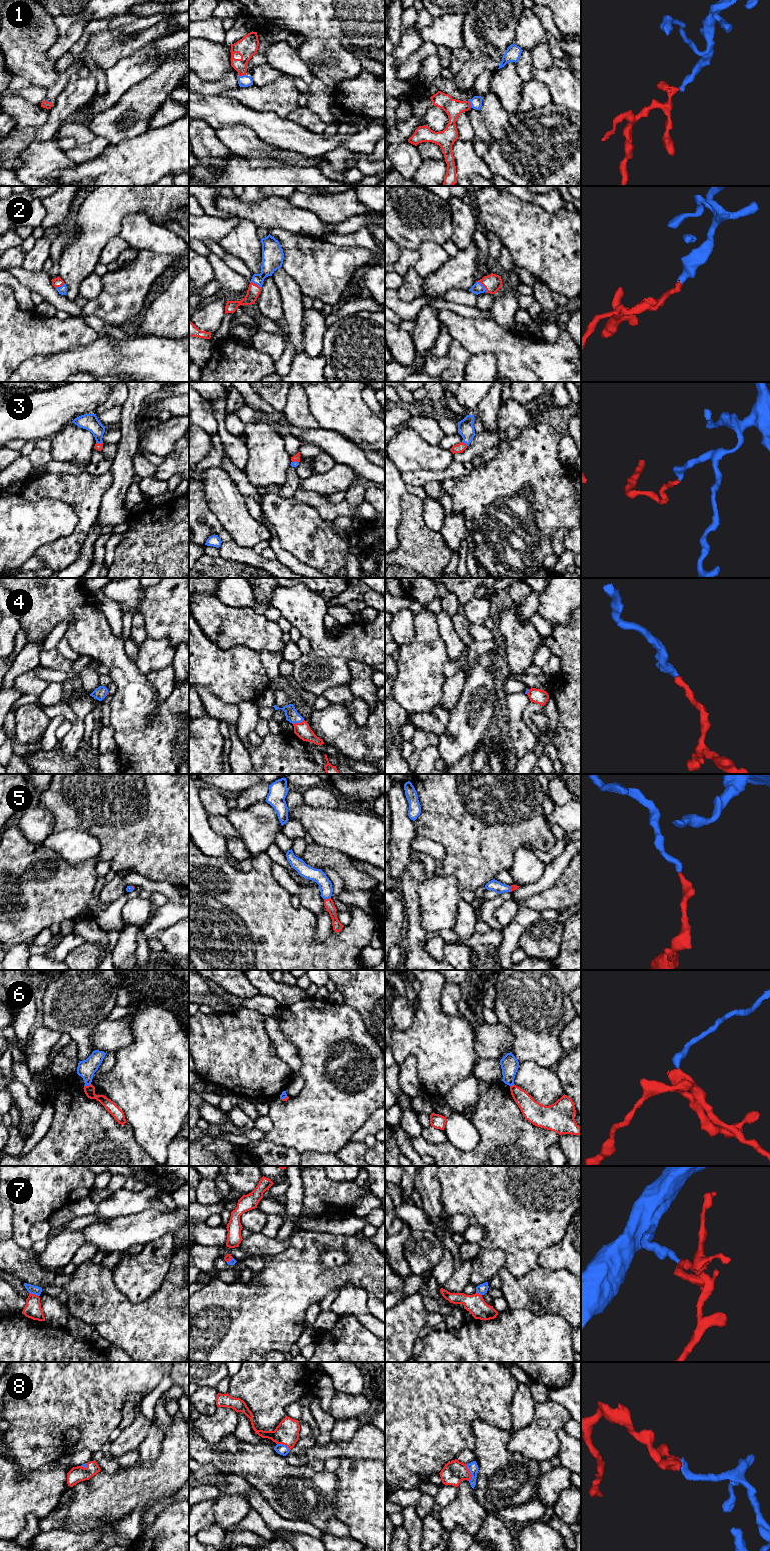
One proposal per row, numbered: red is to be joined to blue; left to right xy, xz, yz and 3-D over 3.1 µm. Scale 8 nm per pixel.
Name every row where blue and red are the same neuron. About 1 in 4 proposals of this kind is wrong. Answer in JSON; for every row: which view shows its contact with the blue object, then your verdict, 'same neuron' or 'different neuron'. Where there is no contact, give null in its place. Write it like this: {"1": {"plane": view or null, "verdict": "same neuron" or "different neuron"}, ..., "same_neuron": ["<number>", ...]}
{"1": {"plane": "xz", "verdict": "same neuron"}, "2": {"plane": "yz", "verdict": "same neuron"}, "3": {"plane": "yz", "verdict": "same neuron"}, "4": {"plane": "xz", "verdict": "same neuron"}, "5": {"plane": "xz", "verdict": "same neuron"}, "6": {"plane": "xy", "verdict": "different neuron"}, "7": {"plane": "xy", "verdict": "same neuron"}, "8": {"plane": "yz", "verdict": "same neuron"}, "same_neuron": ["1", "2", "3", "4", "5", "7", "8"]}

